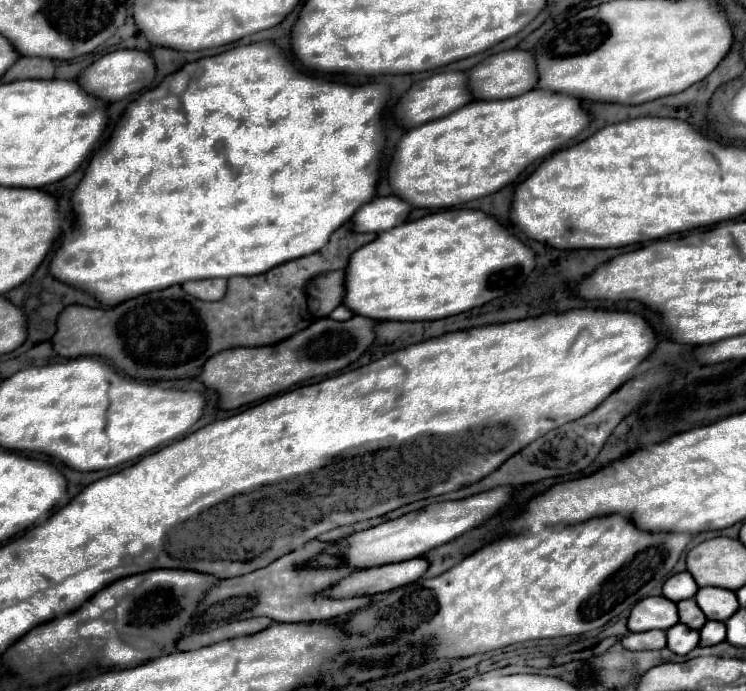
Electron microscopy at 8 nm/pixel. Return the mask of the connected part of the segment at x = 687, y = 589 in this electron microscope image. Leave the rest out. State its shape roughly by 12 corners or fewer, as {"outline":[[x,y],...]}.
{"outline":[[691,573],[669,577],[663,597],[679,603],[695,597],[699,585]]}

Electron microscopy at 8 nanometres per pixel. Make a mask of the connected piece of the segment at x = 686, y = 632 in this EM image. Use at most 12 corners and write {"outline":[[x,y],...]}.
{"outline":[[677,623],[667,631],[667,647],[687,655],[699,631]]}

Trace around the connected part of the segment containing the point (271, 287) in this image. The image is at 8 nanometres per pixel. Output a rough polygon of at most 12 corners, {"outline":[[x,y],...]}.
{"outline":[[377,233],[229,279],[217,303],[173,285],[67,307],[53,349],[141,379],[305,329],[307,283]]}

